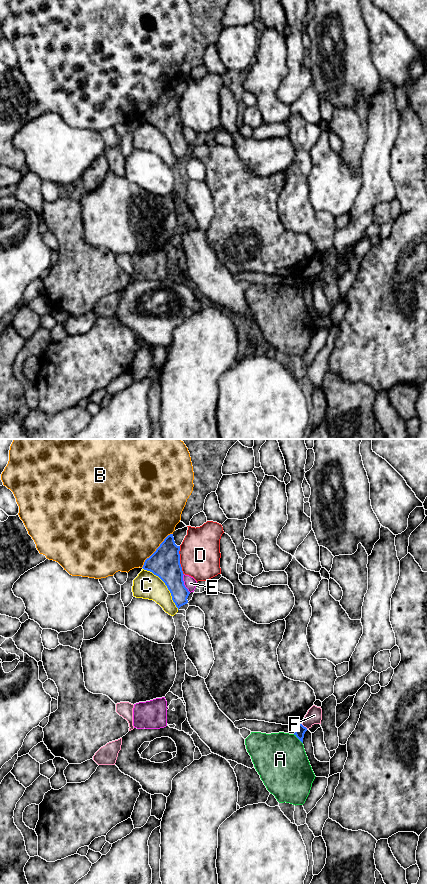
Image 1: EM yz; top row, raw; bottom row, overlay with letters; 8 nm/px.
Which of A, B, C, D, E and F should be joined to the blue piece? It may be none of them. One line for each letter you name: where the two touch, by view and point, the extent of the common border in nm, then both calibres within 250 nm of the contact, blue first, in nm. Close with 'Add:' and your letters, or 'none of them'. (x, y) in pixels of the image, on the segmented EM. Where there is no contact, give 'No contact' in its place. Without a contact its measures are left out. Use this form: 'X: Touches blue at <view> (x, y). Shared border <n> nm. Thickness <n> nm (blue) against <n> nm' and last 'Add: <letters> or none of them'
Add: none of them

